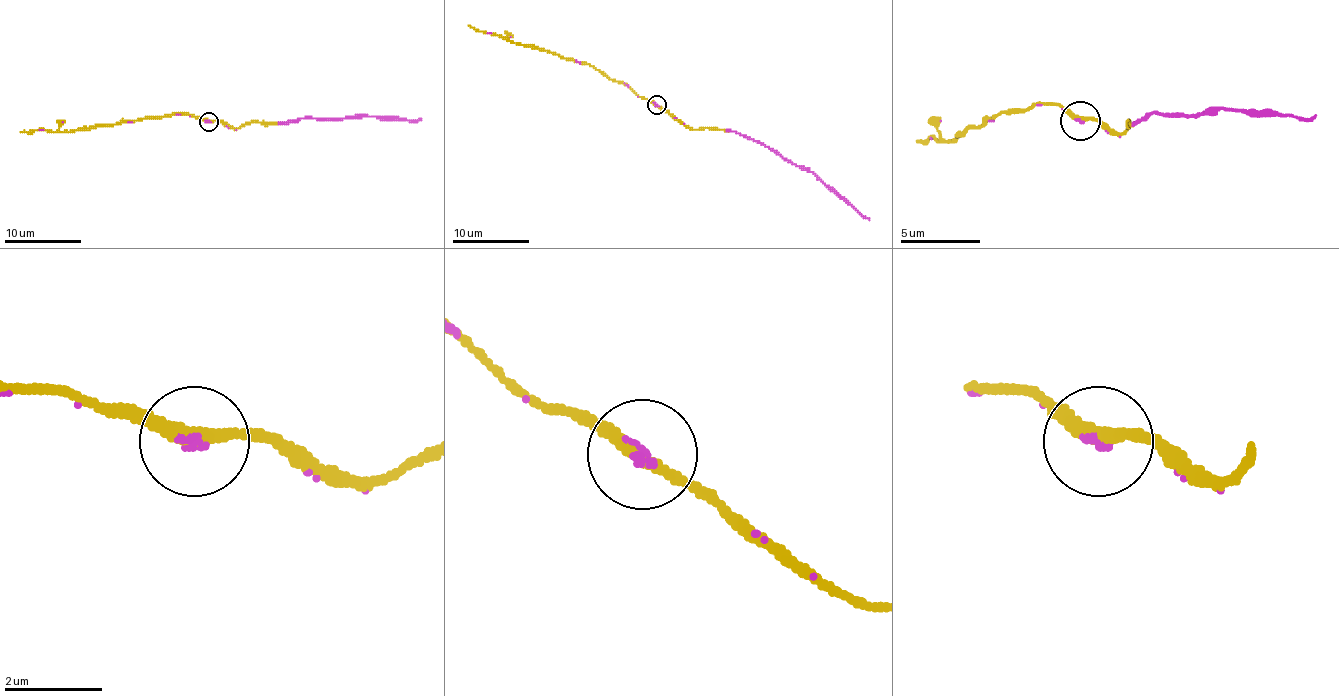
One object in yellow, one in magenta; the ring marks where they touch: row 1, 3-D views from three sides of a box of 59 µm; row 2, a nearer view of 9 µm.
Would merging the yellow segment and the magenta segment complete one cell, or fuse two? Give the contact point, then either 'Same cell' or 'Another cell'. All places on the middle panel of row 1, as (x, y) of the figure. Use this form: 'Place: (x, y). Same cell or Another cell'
Place: (656, 105). Same cell

